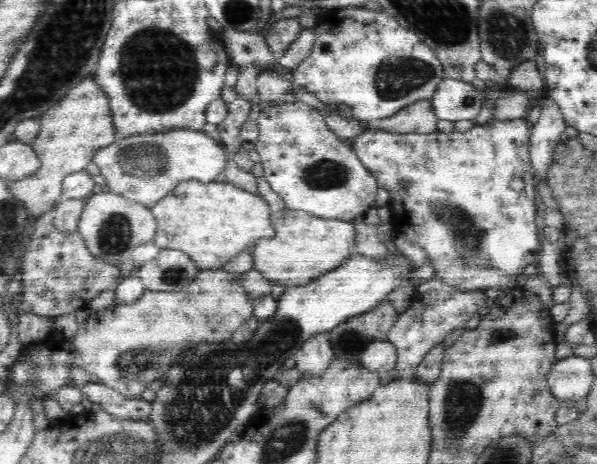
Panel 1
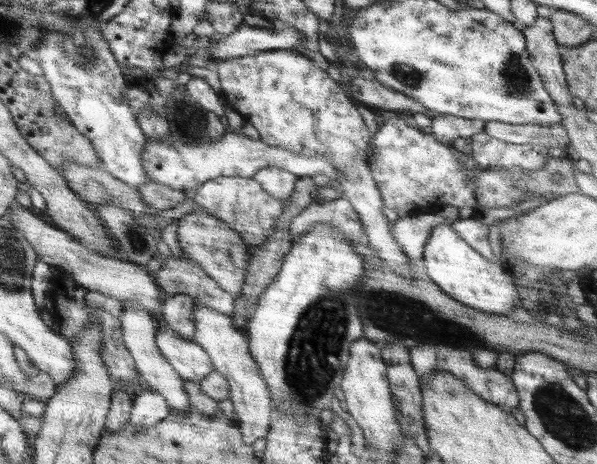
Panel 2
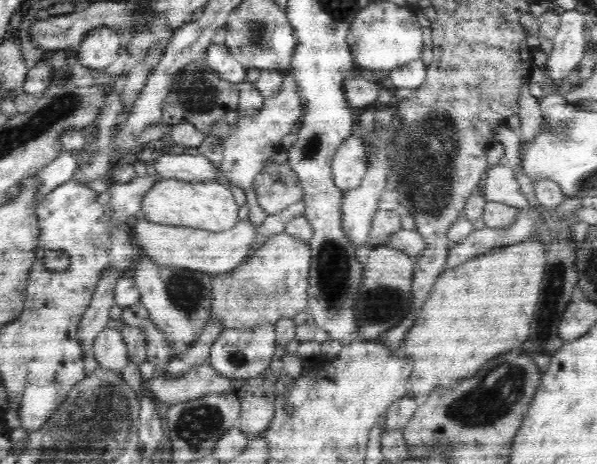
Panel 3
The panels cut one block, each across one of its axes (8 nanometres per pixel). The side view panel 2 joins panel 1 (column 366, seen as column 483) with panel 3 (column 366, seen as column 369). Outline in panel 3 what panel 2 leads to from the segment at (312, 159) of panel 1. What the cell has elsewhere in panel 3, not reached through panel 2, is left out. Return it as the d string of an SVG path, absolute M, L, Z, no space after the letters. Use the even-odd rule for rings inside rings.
M351 135L338 147L332 160L332 179L344 194L365 179L369 159L366 143L362 136Z

